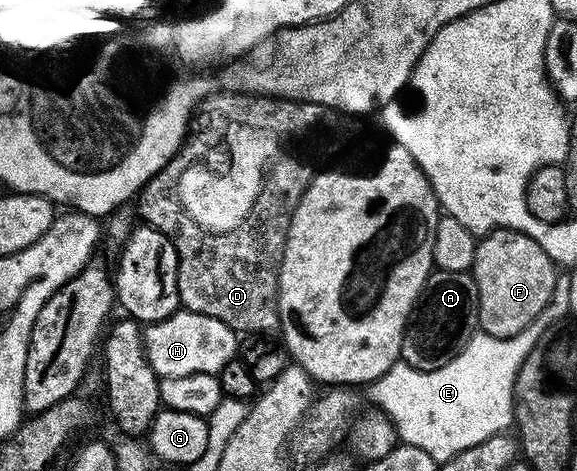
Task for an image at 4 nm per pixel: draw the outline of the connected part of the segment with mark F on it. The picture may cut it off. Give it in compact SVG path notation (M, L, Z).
M494 230L483 236L483 238L481 238L476 244L474 265L470 272L474 277L474 285L478 285L478 317L480 318L479 330L489 334L490 337L496 338L510 338L514 337L516 333L521 333L522 329L525 329L526 325L530 324L530 321L532 321L534 317L537 317L538 313L541 313L542 309L545 309L548 303L553 302L555 295L552 294L556 291L556 272L558 272L558 267L555 263L553 263L551 257L549 257L545 250L538 245L537 241L523 235L522 232Z

